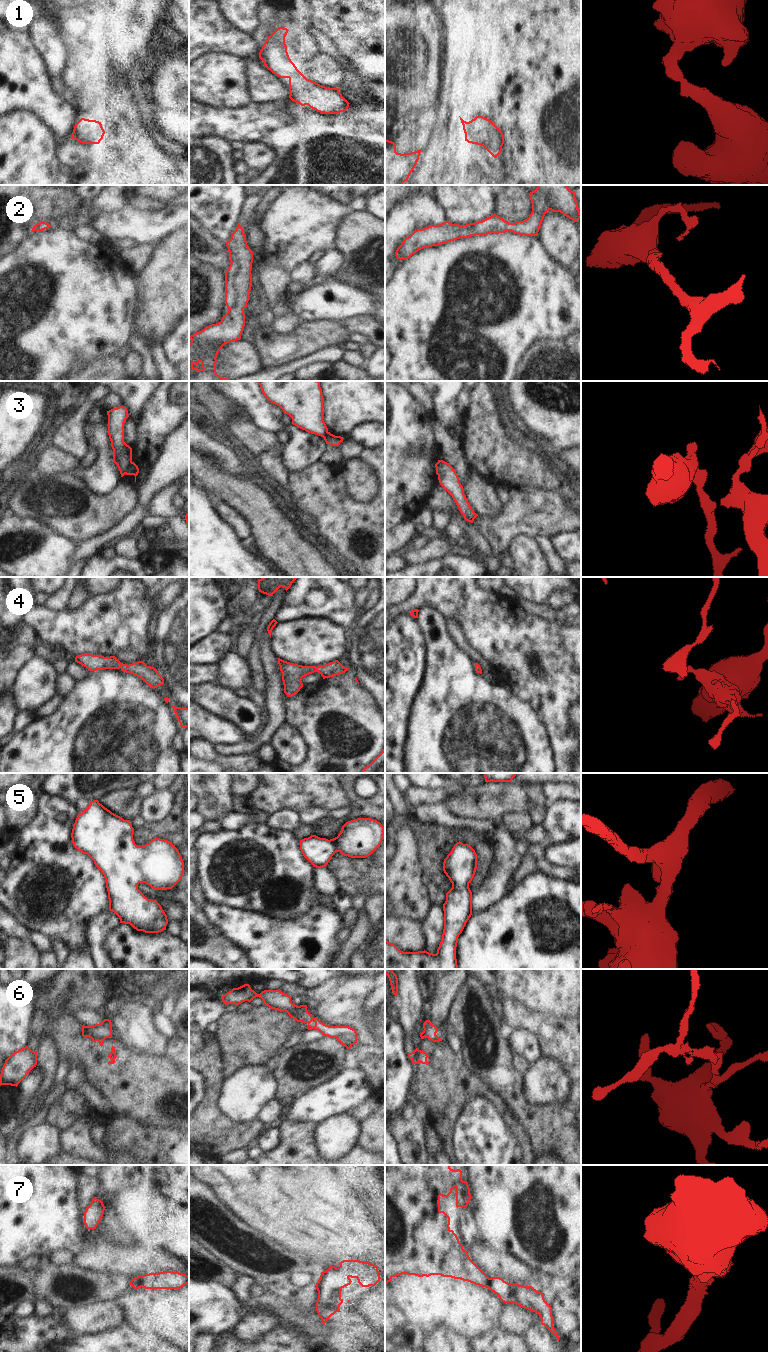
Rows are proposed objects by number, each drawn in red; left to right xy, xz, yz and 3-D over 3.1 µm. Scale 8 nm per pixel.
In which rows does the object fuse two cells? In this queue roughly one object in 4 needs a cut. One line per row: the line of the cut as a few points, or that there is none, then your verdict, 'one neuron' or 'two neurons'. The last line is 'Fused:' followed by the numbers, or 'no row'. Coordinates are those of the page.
1: no cut; one neuron
2: no cut; one neuron
3: cut in xy along (132, 462), (125, 473); two neurons
4: no cut; one neuron
5: no cut; one neuron
6: no cut; one neuron
7: no cut; one neuron
Fused: 3

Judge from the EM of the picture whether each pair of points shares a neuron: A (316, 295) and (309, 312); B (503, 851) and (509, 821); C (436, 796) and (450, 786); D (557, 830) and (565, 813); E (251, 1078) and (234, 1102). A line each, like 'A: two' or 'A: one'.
A: one
B: two
C: two
D: one
E: one

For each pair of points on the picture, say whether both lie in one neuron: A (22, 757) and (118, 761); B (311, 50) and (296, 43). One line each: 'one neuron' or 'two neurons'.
A: one neuron
B: one neuron

